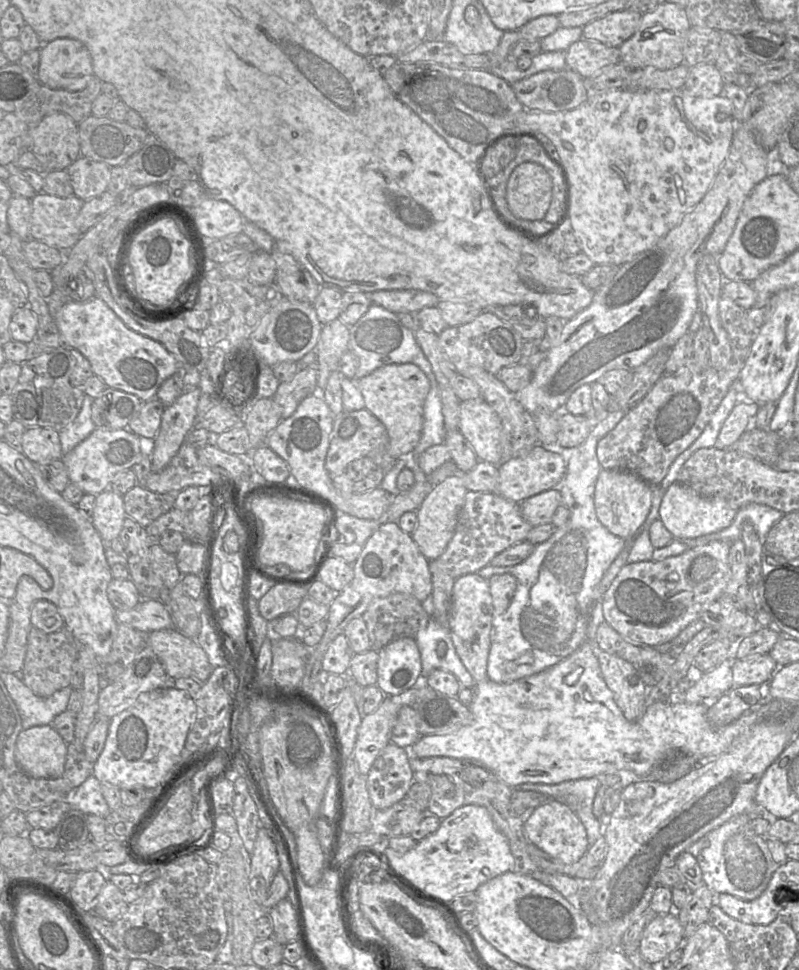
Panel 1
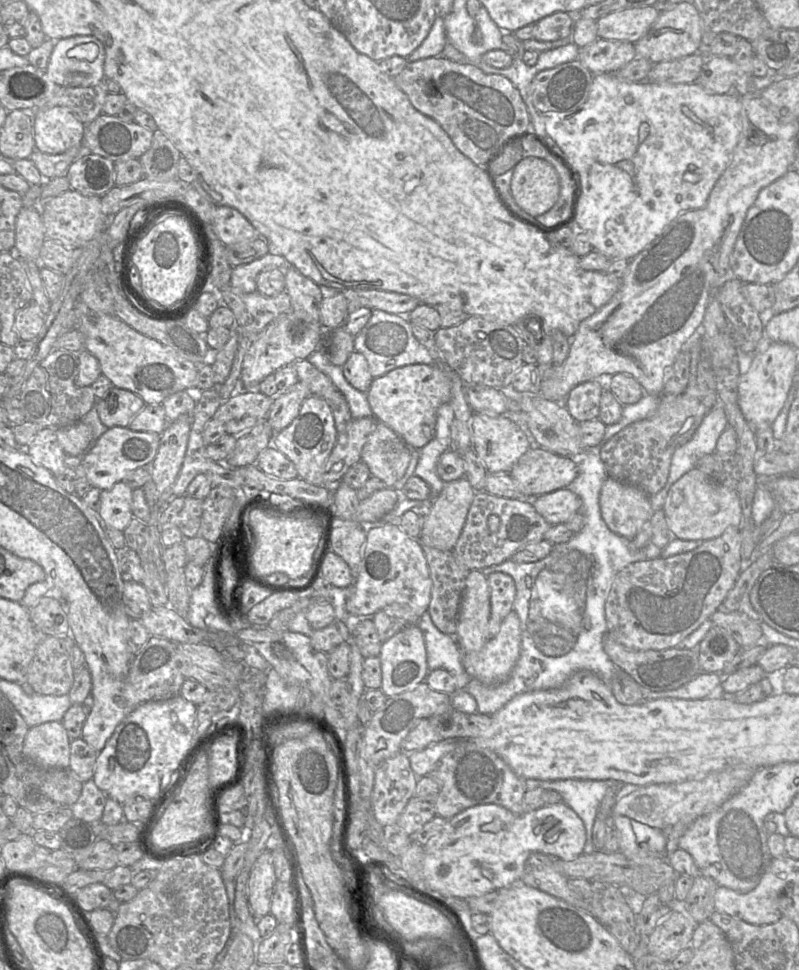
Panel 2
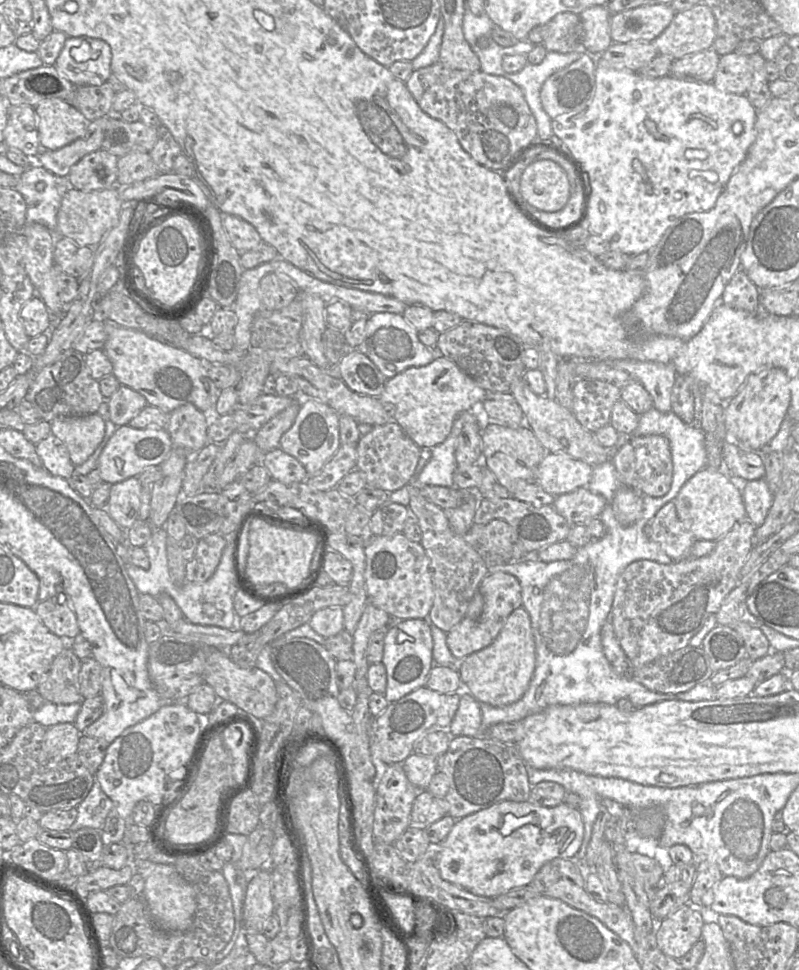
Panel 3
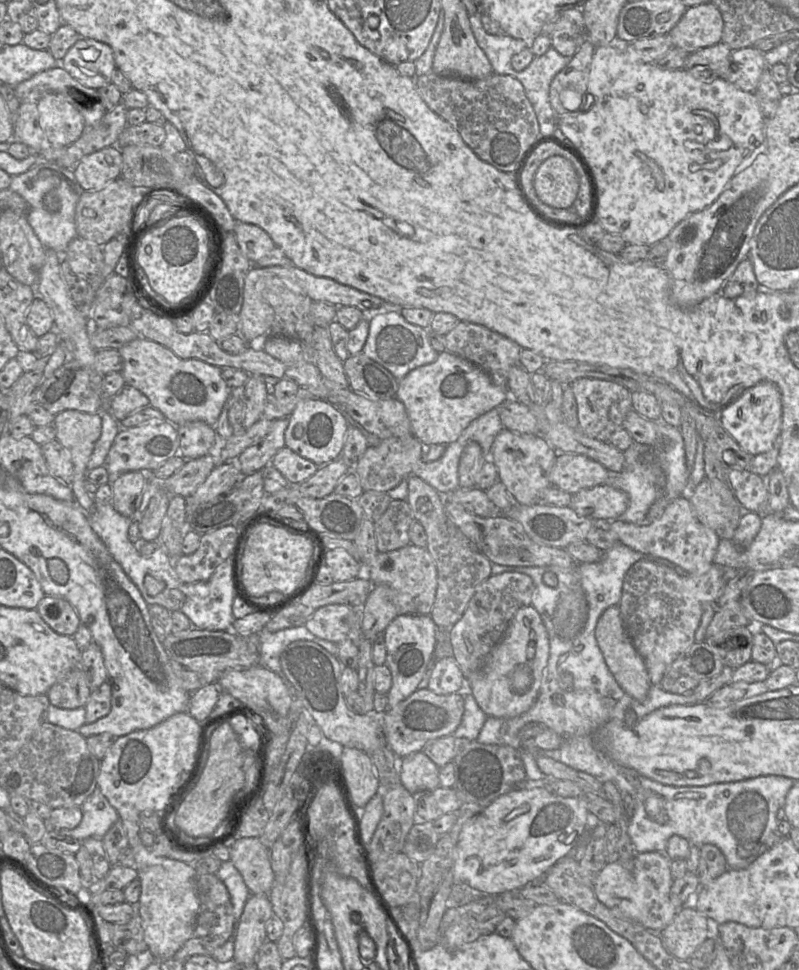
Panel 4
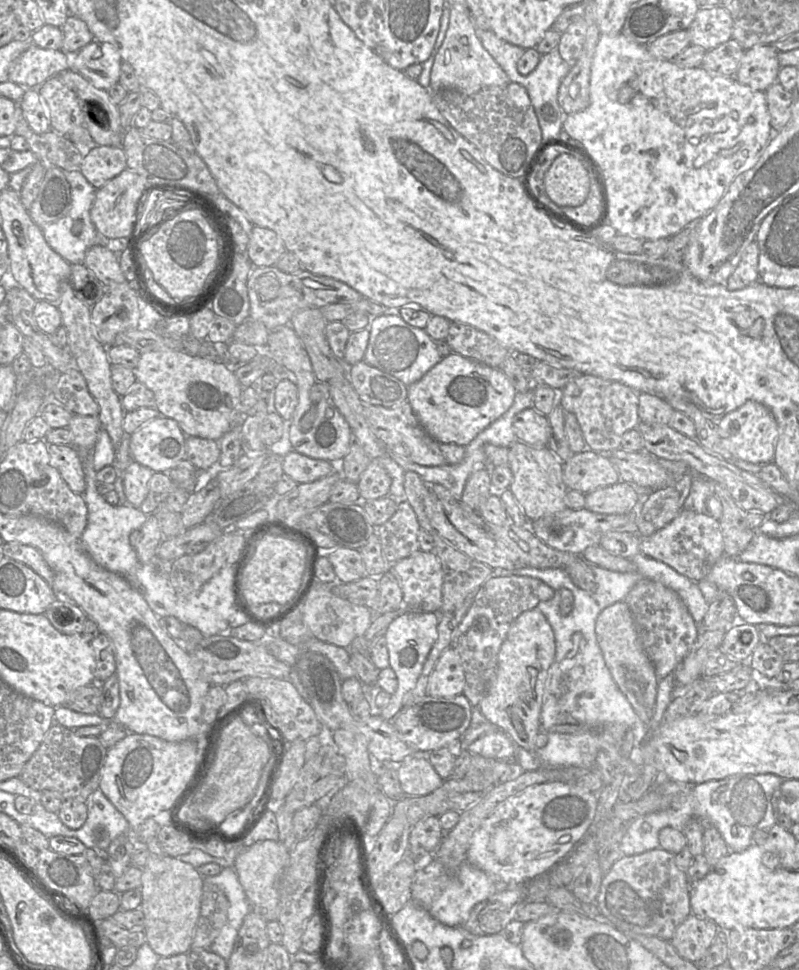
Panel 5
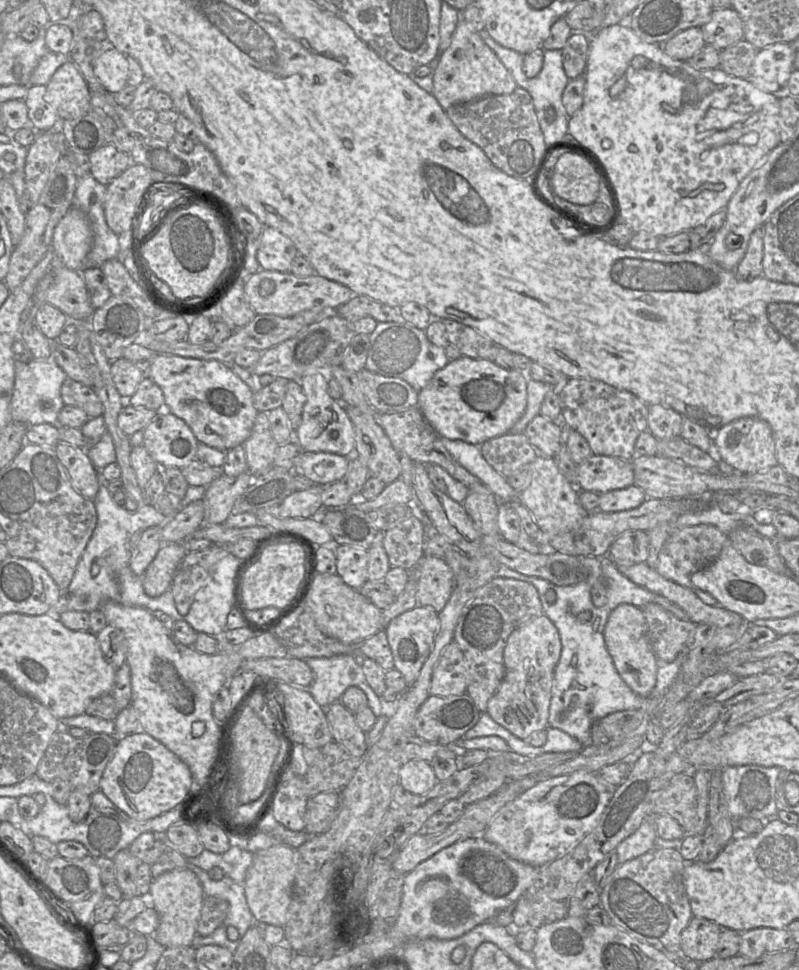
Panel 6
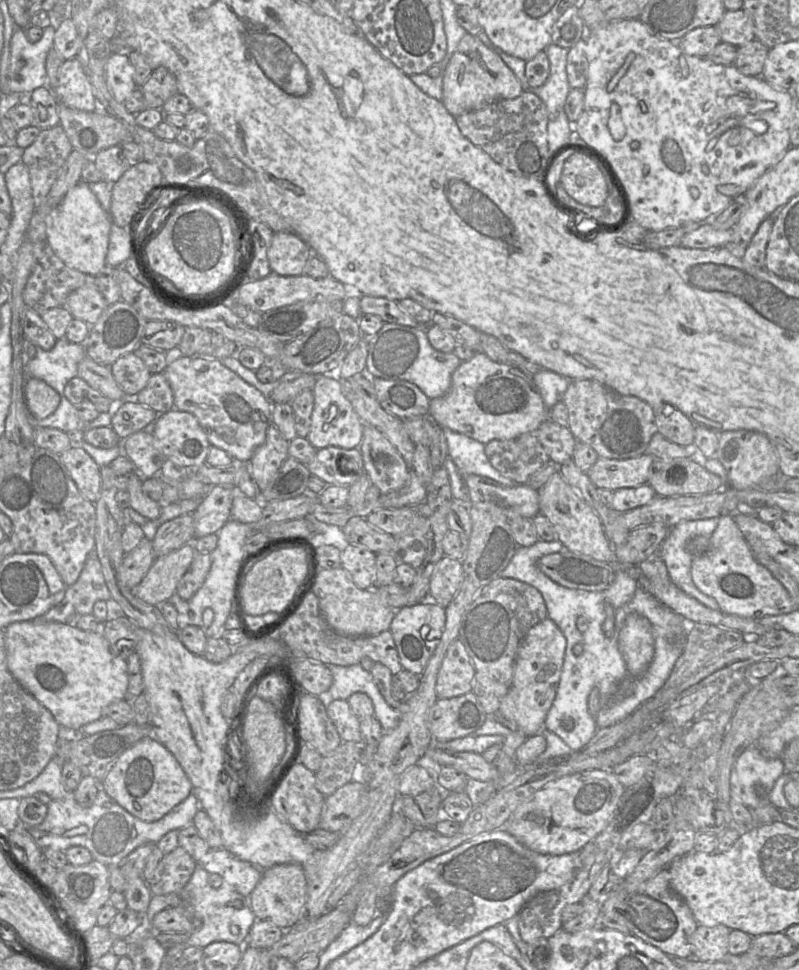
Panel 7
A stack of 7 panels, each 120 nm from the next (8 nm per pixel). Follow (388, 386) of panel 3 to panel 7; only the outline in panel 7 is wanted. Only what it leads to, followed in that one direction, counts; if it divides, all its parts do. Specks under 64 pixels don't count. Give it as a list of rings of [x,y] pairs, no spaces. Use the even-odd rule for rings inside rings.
[[[475,352],[475,355],[471,359],[464,362],[462,361],[452,373],[451,386],[449,390],[440,397],[430,399],[428,416],[441,428],[449,428],[457,433],[461,433],[473,438],[474,440],[477,440],[485,445],[492,440],[511,439],[523,433],[534,433],[542,422],[549,419],[549,410],[550,409],[546,407],[539,393],[532,374],[529,374],[526,371],[523,371],[520,367],[513,366],[509,363],[494,362],[483,352]]]

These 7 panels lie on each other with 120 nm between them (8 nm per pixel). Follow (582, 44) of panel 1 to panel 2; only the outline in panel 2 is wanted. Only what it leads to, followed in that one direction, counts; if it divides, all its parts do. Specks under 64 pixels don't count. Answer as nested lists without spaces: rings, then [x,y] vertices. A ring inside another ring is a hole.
[[[600,38],[578,52],[578,61],[594,75],[615,73],[636,57],[633,43]]]

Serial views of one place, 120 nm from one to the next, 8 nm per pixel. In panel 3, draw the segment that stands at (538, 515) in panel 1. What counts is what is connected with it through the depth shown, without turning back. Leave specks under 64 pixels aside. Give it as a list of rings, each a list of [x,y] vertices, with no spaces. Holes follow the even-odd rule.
[[[582,487],[556,496],[552,507],[570,524],[577,525],[599,517],[608,504],[603,496]]]

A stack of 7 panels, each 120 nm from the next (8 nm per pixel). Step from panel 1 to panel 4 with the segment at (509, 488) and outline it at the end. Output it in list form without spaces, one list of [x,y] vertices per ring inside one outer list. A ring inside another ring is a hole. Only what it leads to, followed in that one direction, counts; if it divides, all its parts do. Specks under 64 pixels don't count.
[[[557,453],[550,474],[551,485],[571,495],[610,480],[611,473],[599,462],[581,454]]]

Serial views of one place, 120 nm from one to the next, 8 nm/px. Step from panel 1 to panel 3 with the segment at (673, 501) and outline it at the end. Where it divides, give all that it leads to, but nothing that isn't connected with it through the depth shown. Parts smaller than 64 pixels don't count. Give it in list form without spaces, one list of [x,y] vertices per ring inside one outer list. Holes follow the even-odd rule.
[[[704,468],[694,474],[682,486],[673,501],[678,518],[696,540],[717,541],[732,530],[738,522],[746,518],[740,490],[728,476],[711,468]]]

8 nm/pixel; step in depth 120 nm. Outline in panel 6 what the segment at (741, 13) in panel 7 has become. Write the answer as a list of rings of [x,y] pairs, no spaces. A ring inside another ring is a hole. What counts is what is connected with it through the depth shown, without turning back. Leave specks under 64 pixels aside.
[[[731,7],[714,9],[710,21],[701,28],[706,45],[719,51],[744,39],[743,21]]]

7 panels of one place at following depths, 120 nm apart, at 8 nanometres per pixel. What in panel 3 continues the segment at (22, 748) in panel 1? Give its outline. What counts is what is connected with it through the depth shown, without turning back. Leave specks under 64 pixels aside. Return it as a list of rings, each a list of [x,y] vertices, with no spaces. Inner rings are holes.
[[[59,723],[46,729],[42,748],[53,758],[65,758],[77,752],[81,735],[73,723]]]

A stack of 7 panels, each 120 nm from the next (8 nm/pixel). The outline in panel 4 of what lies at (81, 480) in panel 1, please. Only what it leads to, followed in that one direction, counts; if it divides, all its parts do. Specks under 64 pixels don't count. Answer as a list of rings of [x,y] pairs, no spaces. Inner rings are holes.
[[[153,419],[137,426],[121,428],[111,445],[104,463],[104,467],[109,474],[108,484],[110,488],[112,489],[114,481],[122,473],[129,471],[152,472],[164,461],[177,455],[178,448],[179,436],[177,427],[166,419]]]

